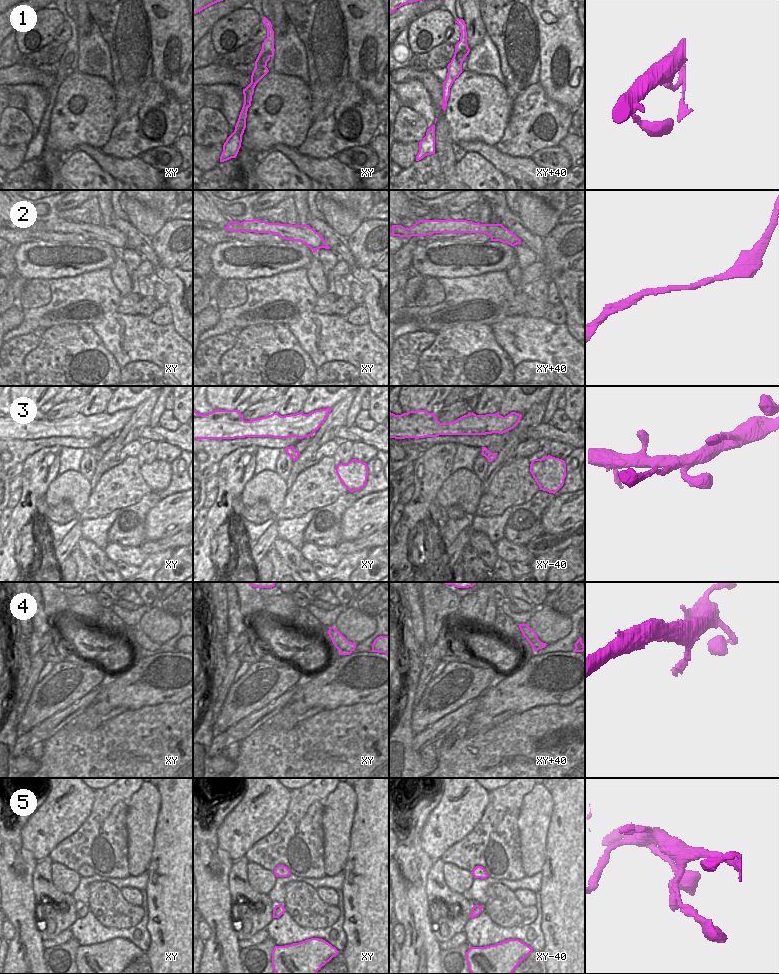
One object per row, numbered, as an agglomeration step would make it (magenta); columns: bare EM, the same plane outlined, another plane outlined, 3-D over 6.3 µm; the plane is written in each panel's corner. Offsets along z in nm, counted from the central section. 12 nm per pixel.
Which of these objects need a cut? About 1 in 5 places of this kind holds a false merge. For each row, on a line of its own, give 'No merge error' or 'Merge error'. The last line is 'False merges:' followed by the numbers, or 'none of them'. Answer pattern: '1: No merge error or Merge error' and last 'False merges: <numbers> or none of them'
1: No merge error
2: No merge error
3: No merge error
4: No merge error
5: No merge error
False merges: none of them

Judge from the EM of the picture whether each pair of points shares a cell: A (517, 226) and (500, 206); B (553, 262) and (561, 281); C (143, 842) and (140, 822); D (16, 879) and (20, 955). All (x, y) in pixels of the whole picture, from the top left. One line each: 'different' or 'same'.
A: same
B: different
C: same
D: same

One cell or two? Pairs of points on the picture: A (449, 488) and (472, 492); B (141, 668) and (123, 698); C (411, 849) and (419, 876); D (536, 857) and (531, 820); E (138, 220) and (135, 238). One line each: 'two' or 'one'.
A: one
B: one
C: one
D: one
E: two

